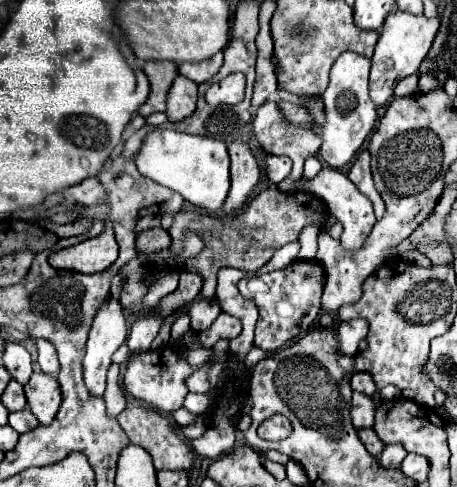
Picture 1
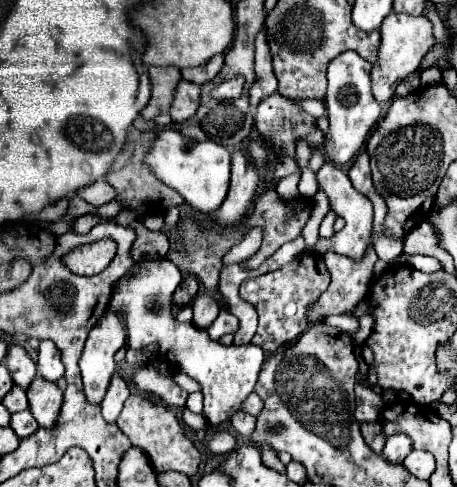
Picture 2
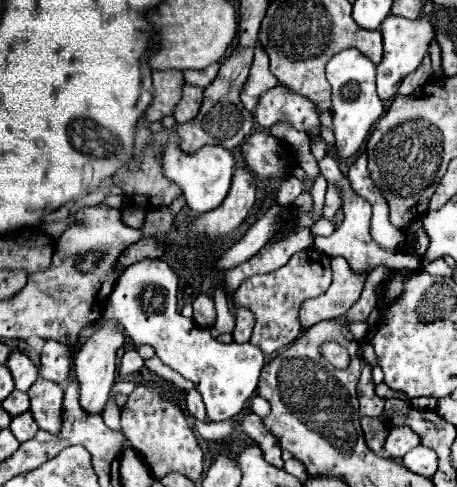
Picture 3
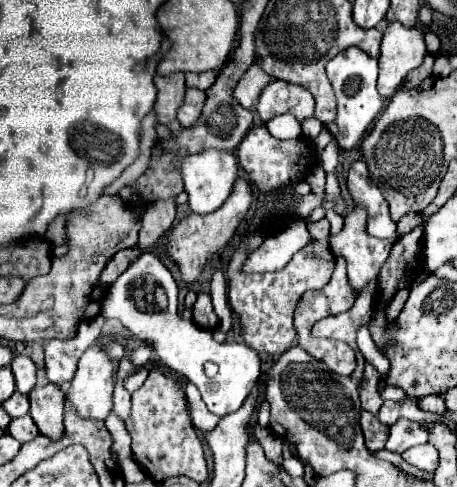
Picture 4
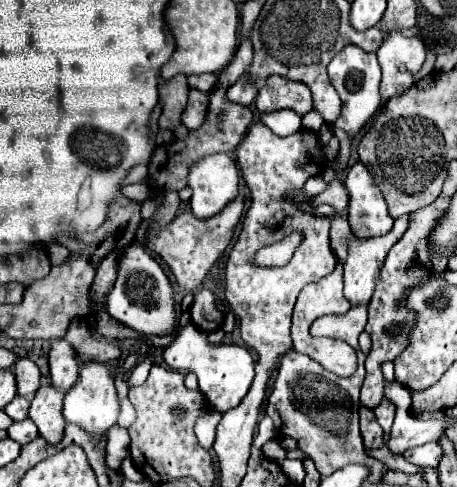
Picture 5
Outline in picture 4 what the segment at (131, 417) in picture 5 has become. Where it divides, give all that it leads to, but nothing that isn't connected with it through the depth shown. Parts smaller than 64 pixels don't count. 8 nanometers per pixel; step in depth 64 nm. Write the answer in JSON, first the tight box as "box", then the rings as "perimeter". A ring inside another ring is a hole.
{"box":[113,380,131,421],"perimeter":[[[117,380],[113,392],[113,411],[123,421],[128,418],[131,410],[131,394],[124,388],[123,382]]]}

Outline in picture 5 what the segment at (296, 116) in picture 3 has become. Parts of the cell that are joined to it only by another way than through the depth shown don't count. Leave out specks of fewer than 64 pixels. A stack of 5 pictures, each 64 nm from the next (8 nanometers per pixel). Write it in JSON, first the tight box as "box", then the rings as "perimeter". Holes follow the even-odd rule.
{"box":[256,76,312,116],"perimeter":[[[270,76],[256,96],[256,108],[260,114],[294,110],[296,114],[304,116],[312,110],[312,94],[302,82],[294,82],[282,76]]]}

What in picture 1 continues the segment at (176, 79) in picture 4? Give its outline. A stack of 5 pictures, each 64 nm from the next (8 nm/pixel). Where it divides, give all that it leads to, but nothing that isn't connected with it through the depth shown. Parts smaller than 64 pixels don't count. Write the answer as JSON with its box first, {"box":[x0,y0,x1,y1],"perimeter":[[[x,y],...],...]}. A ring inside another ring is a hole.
{"box":[138,60,178,118],"perimeter":[[[148,60],[144,64],[144,74],[150,80],[150,94],[148,94],[148,100],[138,108],[138,114],[146,118],[152,112],[164,112],[166,92],[178,74],[178,68],[174,62],[168,62],[168,60],[166,62],[164,60]]]}

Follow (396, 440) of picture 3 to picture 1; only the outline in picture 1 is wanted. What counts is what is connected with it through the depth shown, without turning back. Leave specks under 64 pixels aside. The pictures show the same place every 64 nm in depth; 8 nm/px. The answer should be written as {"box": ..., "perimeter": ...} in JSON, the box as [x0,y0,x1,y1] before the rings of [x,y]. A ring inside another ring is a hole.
{"box":[380,444,406,470],"perimeter":[[[390,444],[380,454],[380,464],[382,464],[382,468],[392,470],[392,468],[400,466],[400,462],[404,460],[404,456],[406,456],[406,450],[400,444]]]}

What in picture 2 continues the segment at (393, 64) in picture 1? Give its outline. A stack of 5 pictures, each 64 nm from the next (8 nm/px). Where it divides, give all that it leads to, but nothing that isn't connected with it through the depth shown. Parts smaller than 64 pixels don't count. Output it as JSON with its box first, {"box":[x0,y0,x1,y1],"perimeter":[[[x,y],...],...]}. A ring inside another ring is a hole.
{"box":[372,12,434,102],"perimeter":[[[392,12],[384,18],[380,34],[380,52],[372,66],[372,94],[378,102],[388,102],[394,98],[396,80],[404,80],[408,74],[418,70],[422,58],[434,46],[434,34],[432,22],[426,16],[408,16],[400,12]]]}

